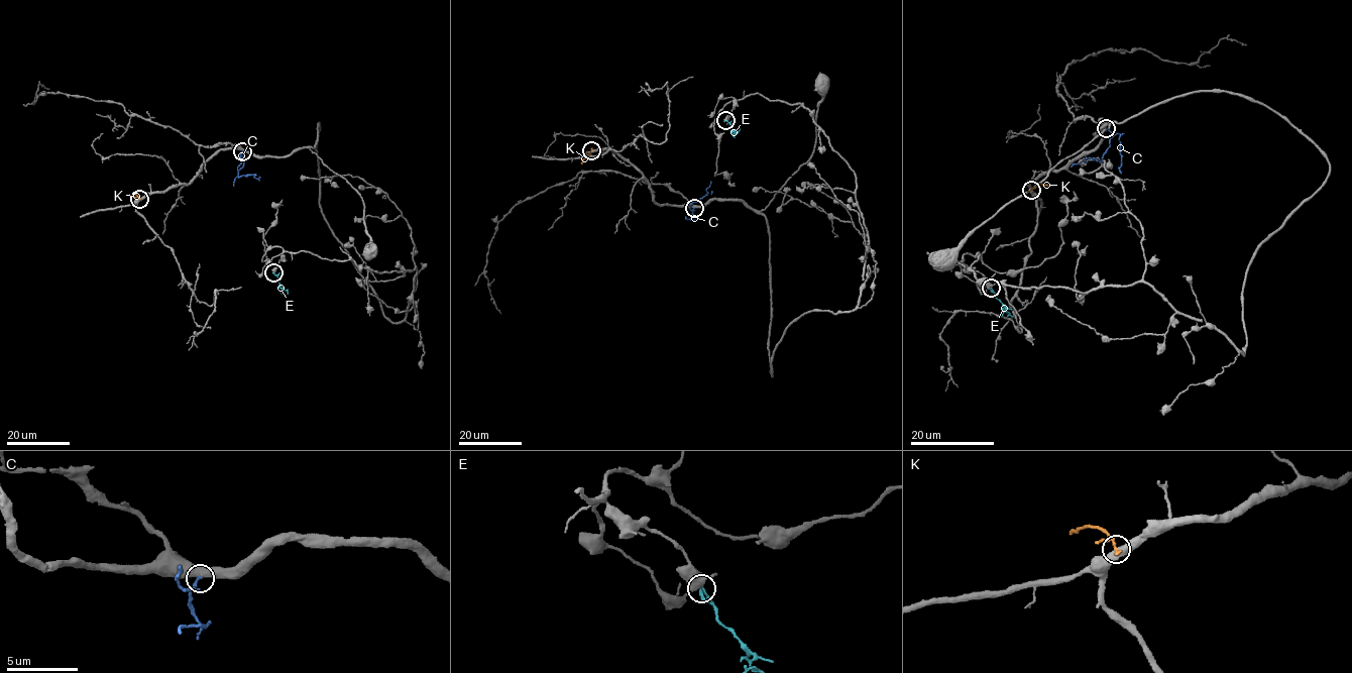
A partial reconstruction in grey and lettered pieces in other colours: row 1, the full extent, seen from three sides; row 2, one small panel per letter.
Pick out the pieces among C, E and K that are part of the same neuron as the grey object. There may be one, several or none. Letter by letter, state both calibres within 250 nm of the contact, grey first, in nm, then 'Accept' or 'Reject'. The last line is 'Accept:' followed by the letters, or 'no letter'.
C: Thickness 360 nm (grey) against 180 nm. Accept
E: Thickness 550 nm (grey) against 260 nm. Reject
K: Thickness 500 nm (grey) against 260 nm. Reject
Accept: C

